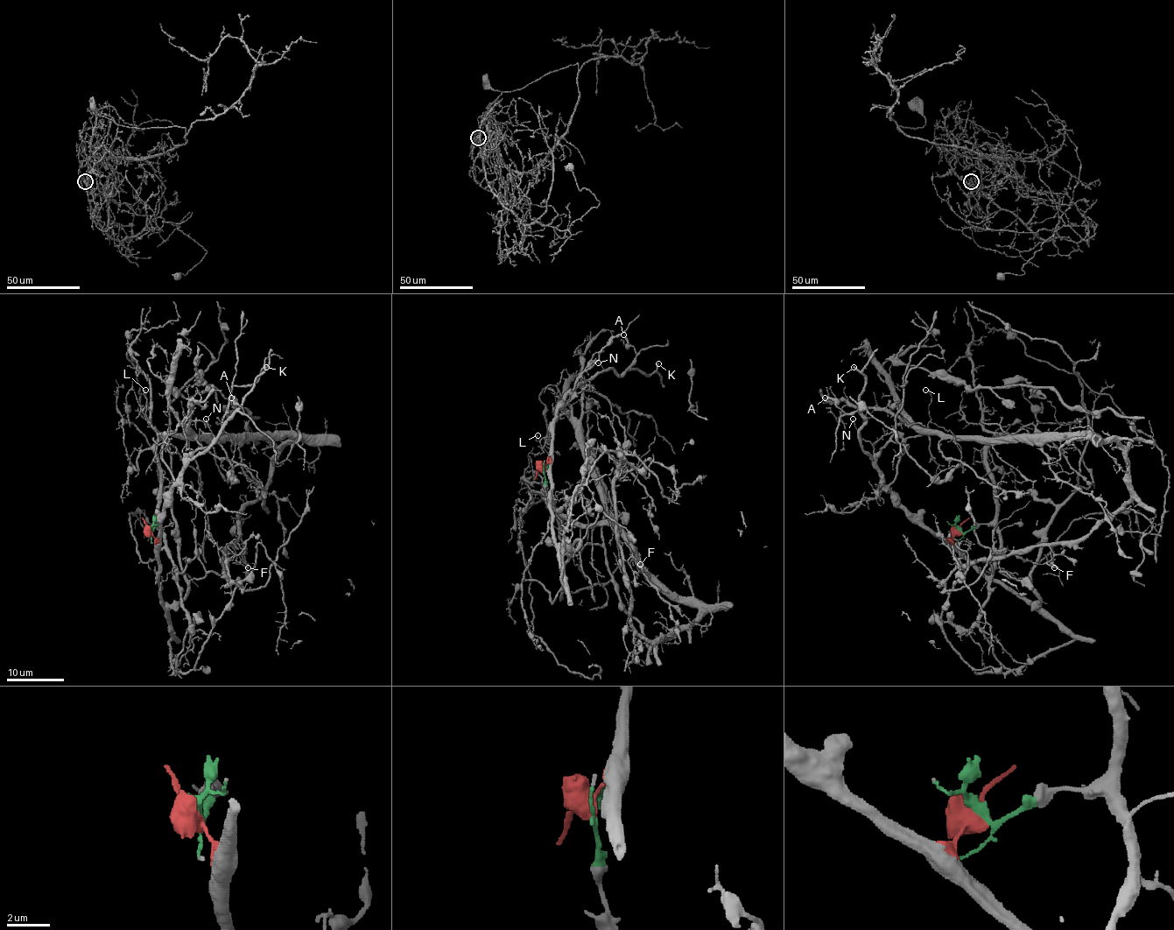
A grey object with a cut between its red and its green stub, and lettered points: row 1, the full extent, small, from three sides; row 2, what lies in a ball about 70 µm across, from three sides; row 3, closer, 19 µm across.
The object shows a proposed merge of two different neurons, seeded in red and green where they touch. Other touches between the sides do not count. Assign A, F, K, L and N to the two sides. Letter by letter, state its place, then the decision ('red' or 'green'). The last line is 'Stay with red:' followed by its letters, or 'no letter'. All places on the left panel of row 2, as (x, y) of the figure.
A: place (231, 398); red
F: place (248, 567); green
K: place (266, 367); red
L: place (145, 390); green
N: place (206, 419); red
Stay with red: A, K, N

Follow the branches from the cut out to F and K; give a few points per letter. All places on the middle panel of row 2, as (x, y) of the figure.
F: (542, 469), (549, 506), (611, 526), (699, 614), (642, 637), (624, 562), (640, 564)
K: (542, 469), (548, 461), (556, 406), (571, 391), (608, 369), (617, 375), (634, 370), (650, 375), (658, 363)

